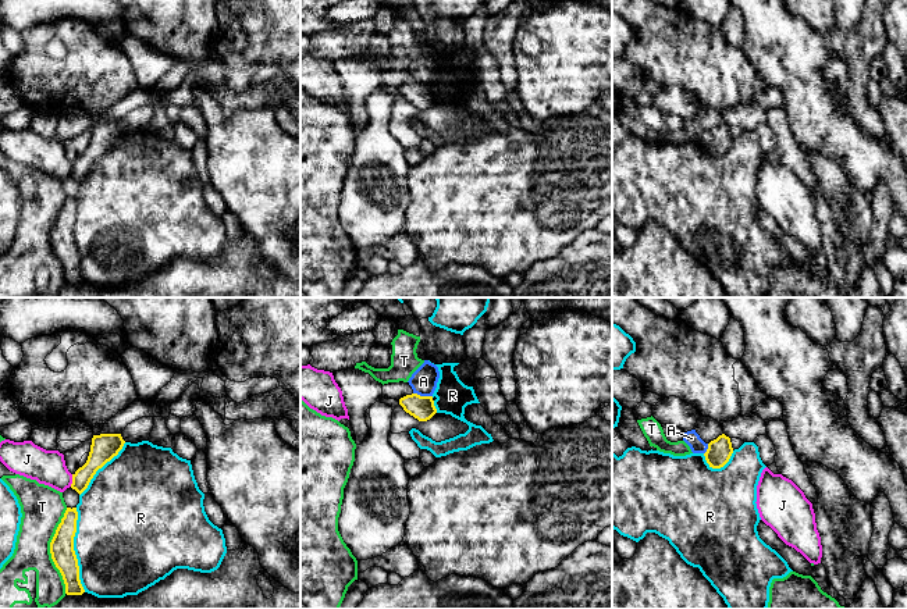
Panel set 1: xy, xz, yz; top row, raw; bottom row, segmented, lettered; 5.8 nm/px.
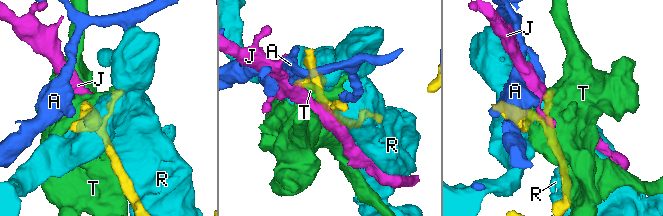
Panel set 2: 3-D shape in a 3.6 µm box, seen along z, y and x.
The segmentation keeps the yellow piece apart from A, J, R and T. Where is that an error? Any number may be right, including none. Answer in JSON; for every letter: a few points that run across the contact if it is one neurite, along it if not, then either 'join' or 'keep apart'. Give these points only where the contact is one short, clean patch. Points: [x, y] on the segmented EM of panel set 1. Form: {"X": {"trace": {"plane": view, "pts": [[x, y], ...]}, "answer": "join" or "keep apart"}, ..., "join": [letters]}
{"A": {"trace": {"plane": "xz", "pts": [[413, 392], [422, 396], [431, 396]]}, "answer": "keep apart"}, "J": {"trace": {"plane": "xy", "pts": [[73, 474], [70, 485]]}, "answer": "keep apart"}, "R": {"answer": "keep apart"}, "T": {"answer": "keep apart"}, "join": []}

